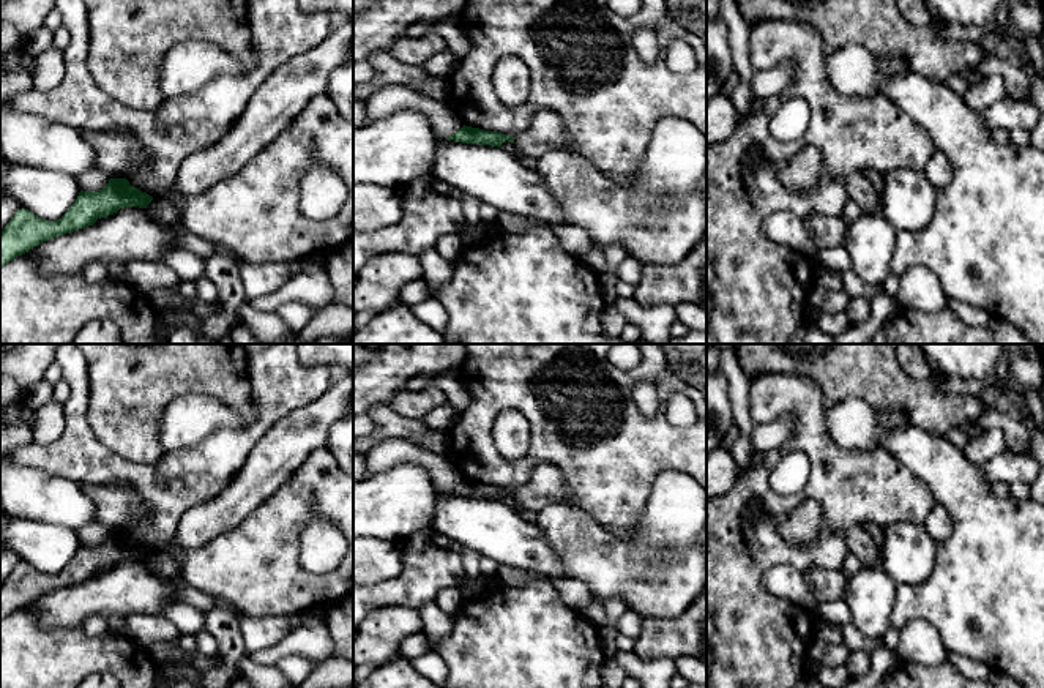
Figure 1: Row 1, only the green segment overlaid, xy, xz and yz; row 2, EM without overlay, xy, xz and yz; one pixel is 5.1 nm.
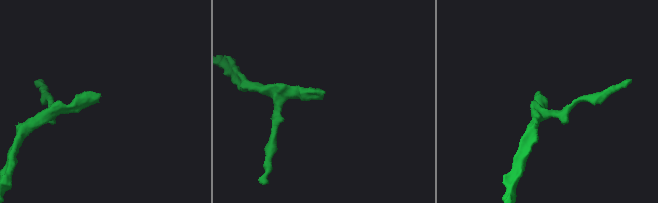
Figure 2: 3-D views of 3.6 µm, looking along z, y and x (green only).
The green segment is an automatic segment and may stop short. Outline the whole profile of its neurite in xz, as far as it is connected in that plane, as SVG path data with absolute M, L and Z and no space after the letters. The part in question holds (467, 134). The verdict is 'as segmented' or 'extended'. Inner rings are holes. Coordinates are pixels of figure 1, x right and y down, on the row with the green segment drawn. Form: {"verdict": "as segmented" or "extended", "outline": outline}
{"verdict": "extended", "outline": "M539 112L530 129L514 136L464 125L457 133L446 139L462 144L481 144L492 147L501 147L501 144L508 140L513 144L516 153L524 158L539 158L549 151L568 148L566 126L555 112Z"}

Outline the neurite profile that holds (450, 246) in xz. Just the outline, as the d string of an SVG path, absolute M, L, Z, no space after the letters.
M453 234L442 238L434 249L446 260L456 260L464 249L464 240L459 234Z

